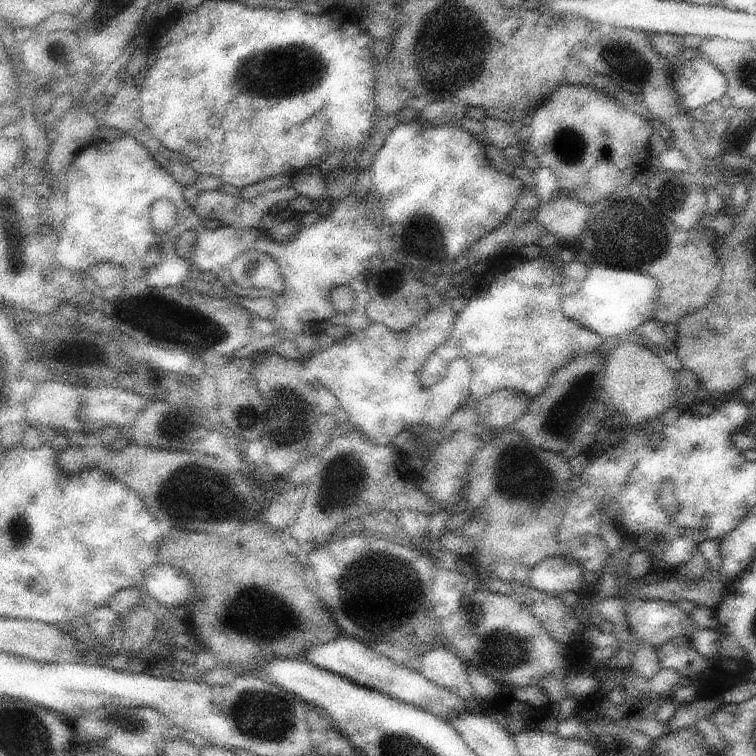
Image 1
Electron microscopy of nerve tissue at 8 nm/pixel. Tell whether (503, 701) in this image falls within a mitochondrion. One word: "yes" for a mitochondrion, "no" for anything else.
no

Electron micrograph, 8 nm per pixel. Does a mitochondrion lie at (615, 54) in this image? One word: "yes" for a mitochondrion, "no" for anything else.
yes

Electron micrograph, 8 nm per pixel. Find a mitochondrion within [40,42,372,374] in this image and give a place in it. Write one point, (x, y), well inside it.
(288, 71)

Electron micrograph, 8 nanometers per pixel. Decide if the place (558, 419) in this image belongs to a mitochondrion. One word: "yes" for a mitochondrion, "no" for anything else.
yes

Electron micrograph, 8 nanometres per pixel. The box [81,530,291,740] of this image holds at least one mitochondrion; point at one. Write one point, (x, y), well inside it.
(120, 722)

